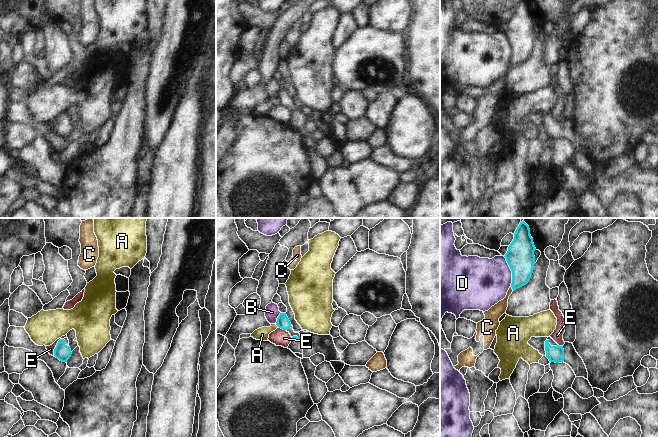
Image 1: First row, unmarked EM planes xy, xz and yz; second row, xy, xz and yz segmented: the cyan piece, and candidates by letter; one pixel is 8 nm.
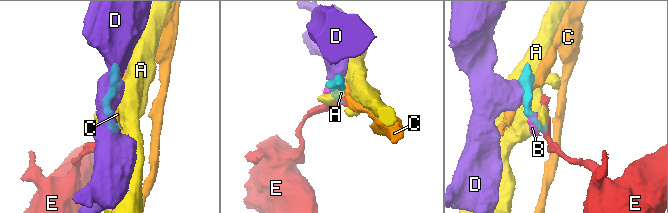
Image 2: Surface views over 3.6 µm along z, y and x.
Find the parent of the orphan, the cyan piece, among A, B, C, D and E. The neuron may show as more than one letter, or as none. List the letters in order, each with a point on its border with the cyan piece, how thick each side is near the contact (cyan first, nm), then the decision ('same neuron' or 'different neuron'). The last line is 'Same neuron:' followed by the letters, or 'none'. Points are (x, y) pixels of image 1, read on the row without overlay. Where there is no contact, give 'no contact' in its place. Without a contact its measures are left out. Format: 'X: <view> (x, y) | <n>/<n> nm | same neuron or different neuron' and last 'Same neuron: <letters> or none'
A: xz (277, 101) | 100/100 nm | different neuron
B: xz (277, 94) | 100/120 nm | different neuron
C: yz (512, 64) | 220/110 nm | different neuron
D: yz (511, 46) | 220/400 nm | different neuron
E: xy (56, 122) | 130/60 nm | different neuron
Same neuron: none

